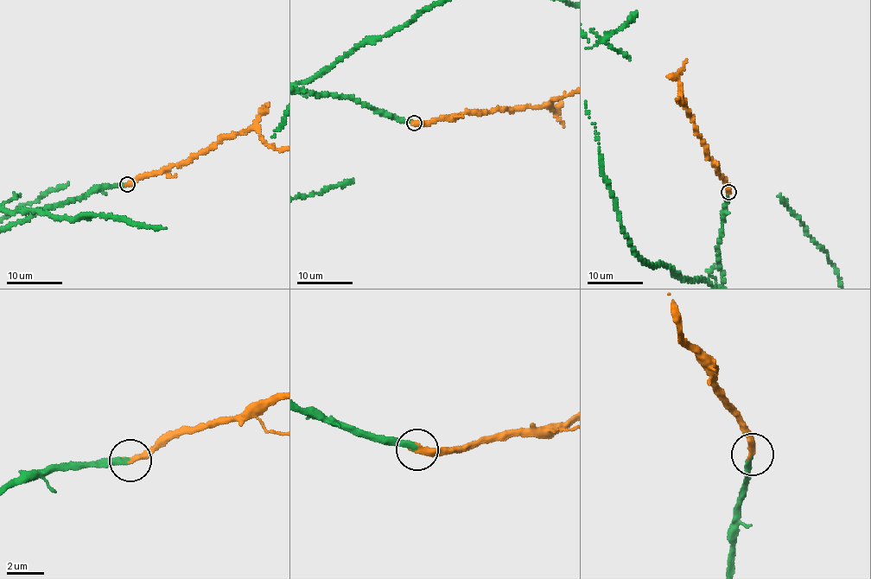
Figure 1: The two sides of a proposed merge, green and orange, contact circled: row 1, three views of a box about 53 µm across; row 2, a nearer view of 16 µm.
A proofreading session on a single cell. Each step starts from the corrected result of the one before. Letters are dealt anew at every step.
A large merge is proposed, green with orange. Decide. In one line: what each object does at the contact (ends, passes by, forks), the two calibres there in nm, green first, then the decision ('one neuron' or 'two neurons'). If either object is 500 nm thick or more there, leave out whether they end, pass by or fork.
green ends there; orange ends there; 300 nm thick on the green side, 320 nm on the other; one neuron

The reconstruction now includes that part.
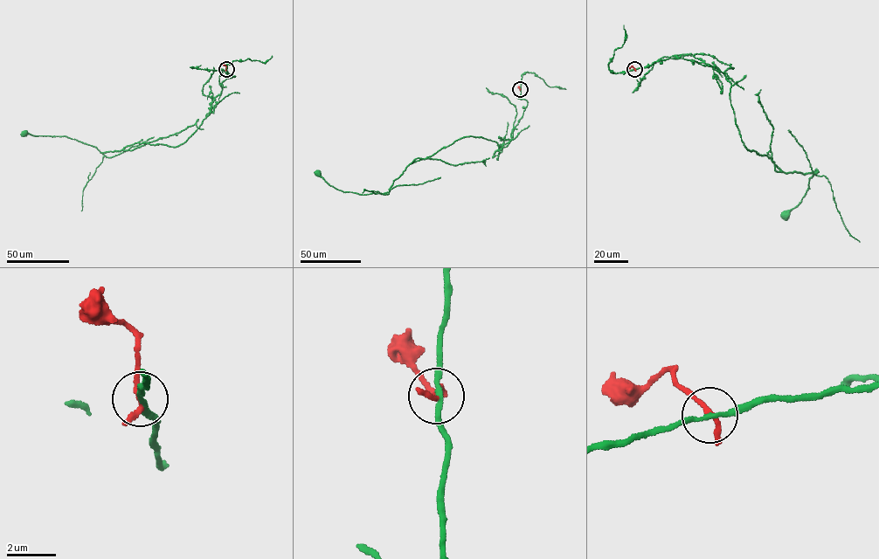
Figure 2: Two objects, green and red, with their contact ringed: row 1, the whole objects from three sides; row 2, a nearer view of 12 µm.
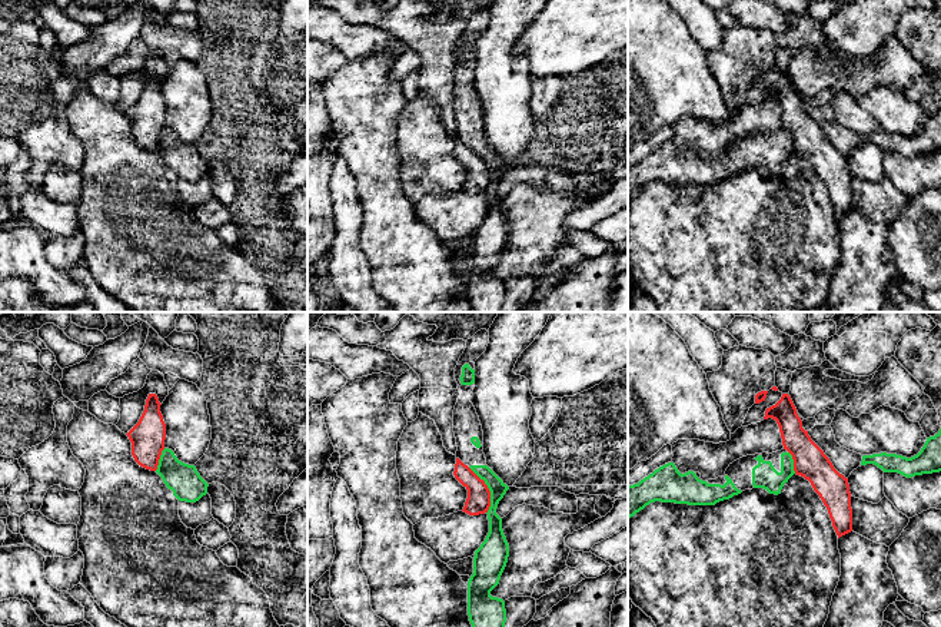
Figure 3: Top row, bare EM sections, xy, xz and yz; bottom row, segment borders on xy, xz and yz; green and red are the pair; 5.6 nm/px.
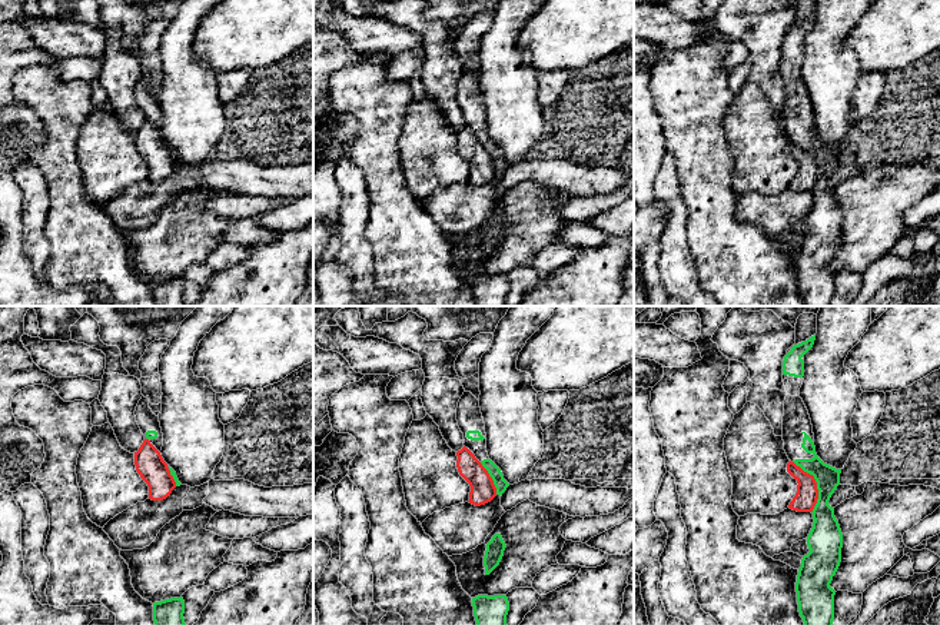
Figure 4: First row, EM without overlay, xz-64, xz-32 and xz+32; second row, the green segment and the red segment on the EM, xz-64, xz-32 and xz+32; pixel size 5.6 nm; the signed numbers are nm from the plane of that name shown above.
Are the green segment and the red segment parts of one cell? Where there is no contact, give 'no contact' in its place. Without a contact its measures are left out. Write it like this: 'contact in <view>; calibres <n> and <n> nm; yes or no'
contact in xz; calibres 90 and 140 nm; no

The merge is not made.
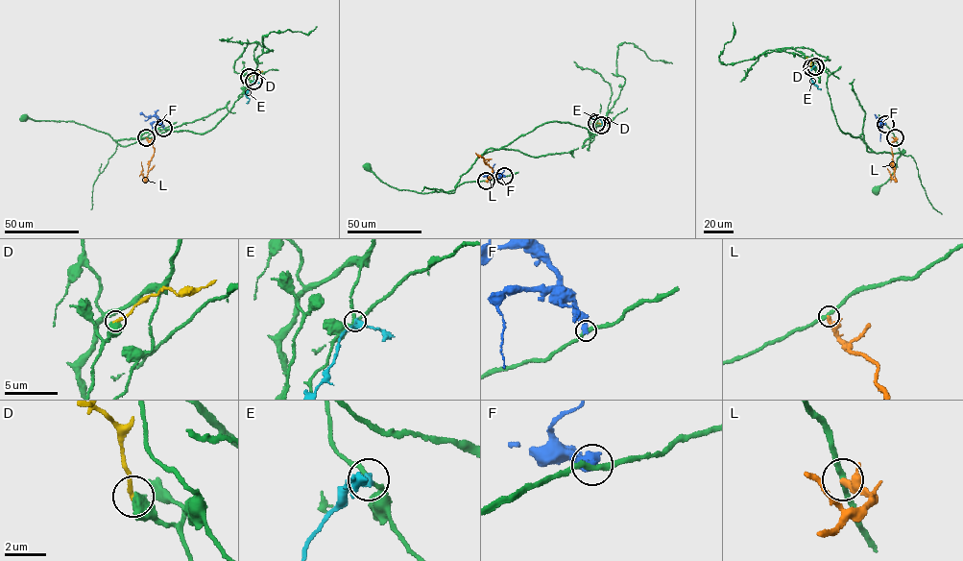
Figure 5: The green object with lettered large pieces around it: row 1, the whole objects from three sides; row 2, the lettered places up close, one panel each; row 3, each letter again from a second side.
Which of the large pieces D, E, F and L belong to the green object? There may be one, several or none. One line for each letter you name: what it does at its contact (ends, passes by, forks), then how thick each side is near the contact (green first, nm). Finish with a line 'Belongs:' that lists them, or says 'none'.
Belongs: none

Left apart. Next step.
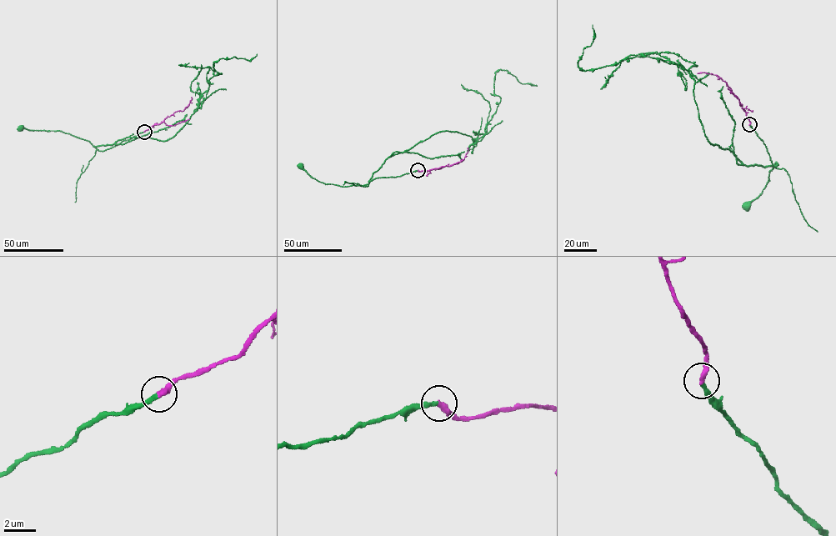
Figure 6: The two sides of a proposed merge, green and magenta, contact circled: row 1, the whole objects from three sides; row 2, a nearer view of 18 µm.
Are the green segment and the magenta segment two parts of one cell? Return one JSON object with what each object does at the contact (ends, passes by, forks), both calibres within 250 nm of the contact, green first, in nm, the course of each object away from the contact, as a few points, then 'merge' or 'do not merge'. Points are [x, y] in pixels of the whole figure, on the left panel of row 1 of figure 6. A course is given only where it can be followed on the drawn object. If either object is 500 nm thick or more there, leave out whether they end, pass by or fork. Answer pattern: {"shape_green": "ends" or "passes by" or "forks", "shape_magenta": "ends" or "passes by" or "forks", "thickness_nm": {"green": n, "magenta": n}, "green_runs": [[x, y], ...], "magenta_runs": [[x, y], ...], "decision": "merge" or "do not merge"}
{"shape_green": "ends", "shape_magenta": "ends", "thickness_nm": {"green": 280, "magenta": 360}, "green_runs": [[144, 132], [110, 148], [98, 151], [88, 142], [59, 131], [21, 127]], "magenta_runs": [[144, 132], [162, 123], [175, 112], [182, 111], [191, 97]], "decision": "merge"}

